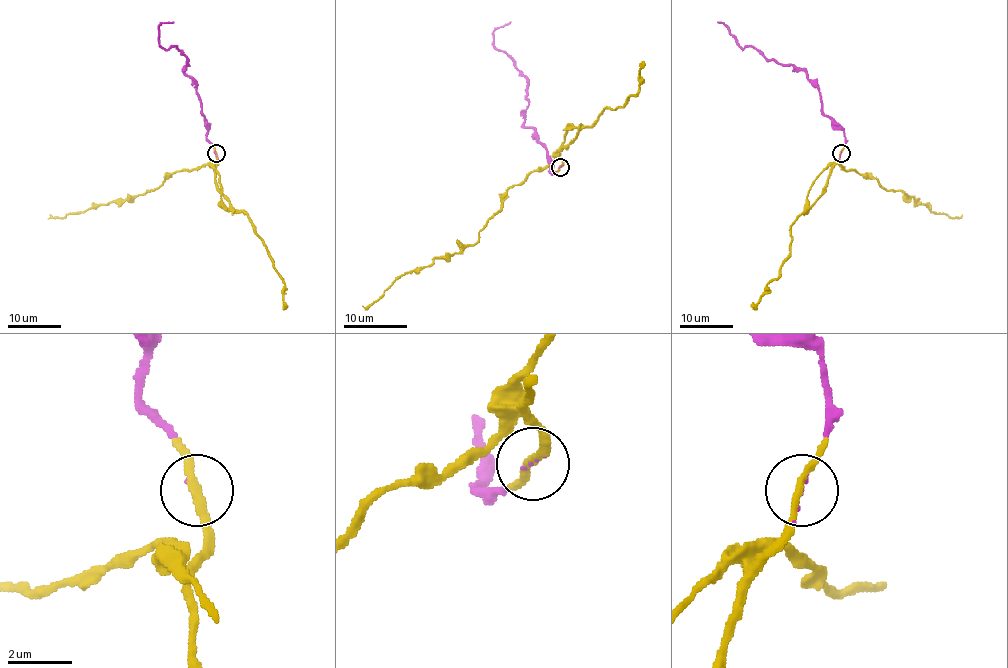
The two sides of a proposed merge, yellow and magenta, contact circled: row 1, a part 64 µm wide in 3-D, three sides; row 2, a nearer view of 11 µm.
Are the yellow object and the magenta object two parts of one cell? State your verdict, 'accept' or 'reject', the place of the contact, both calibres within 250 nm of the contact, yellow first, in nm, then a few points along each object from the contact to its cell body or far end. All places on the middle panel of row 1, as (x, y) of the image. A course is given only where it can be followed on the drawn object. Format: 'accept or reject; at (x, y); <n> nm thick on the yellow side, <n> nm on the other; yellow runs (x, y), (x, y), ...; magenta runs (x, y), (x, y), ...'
accept; at (560, 167); 240 nm thick on the yellow side, 70 nm on the other; yellow runs (561, 166), (559, 158), (512, 185), (502, 207), (479, 231), (474, 244), (401, 274), (376, 300), (362, 305); magenta runs (561, 166), (550, 171), (548, 151), (524, 127), (526, 76), (493, 45), (493, 32), (510, 21)

